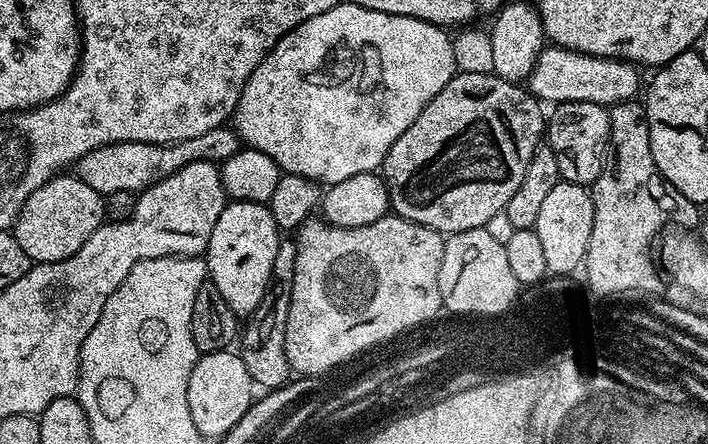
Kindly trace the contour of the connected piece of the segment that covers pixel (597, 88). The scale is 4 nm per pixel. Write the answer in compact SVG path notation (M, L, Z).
M545 46L530 70L526 87L537 100L548 106L566 102L594 102L611 106L621 104L623 100L633 99L639 88L641 91L640 72L641 69L637 65L626 60L611 60L582 54L569 48Z

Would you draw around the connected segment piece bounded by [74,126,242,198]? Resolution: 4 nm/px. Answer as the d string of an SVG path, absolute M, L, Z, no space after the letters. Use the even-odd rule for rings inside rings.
M221 126L214 130L206 130L206 134L198 134L198 138L186 138L177 144L147 144L146 142L122 142L106 146L86 154L74 165L74 175L86 182L86 186L94 186L101 196L111 197L111 192L145 192L150 186L170 178L182 166L199 160L223 162L242 148L242 141L231 127Z

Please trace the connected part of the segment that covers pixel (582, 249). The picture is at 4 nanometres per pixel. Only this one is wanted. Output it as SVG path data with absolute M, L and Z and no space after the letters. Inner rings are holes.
M567 182L556 184L554 190L550 190L550 195L542 201L535 229L539 240L542 241L542 254L546 257L549 273L555 274L557 277L567 277L574 273L572 271L575 268L577 271L583 265L584 255L590 246L590 230L594 230L594 202L591 191L583 184Z

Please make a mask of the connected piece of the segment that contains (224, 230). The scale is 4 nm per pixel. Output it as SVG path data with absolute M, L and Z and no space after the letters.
M233 200L225 203L222 214L218 214L206 253L208 276L237 317L247 317L266 299L268 284L272 281L274 254L278 254L281 239L281 229L277 228L264 204Z

